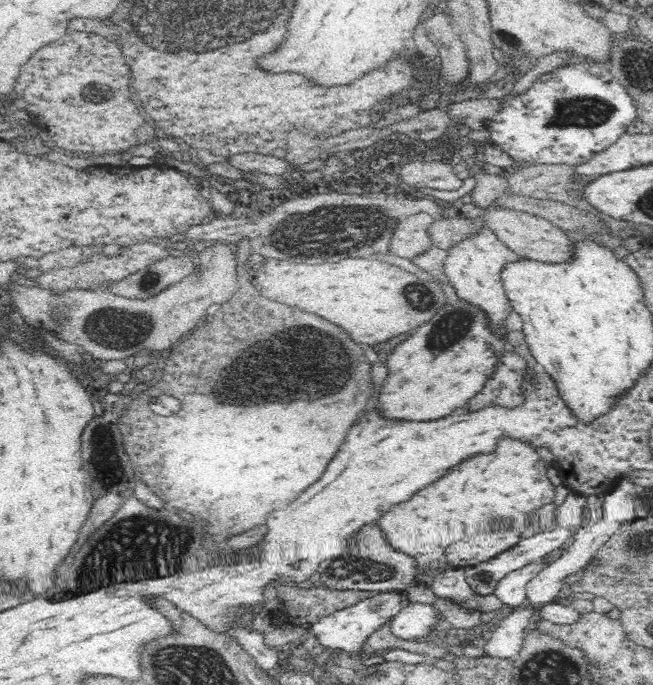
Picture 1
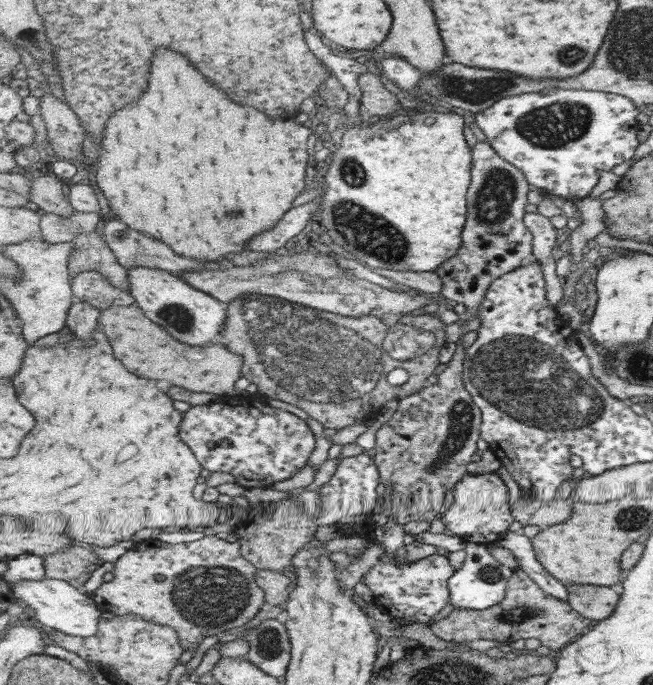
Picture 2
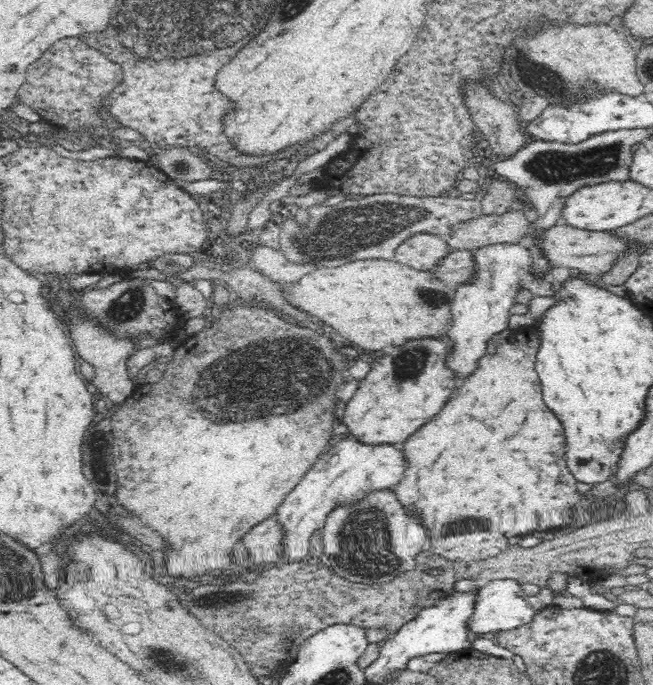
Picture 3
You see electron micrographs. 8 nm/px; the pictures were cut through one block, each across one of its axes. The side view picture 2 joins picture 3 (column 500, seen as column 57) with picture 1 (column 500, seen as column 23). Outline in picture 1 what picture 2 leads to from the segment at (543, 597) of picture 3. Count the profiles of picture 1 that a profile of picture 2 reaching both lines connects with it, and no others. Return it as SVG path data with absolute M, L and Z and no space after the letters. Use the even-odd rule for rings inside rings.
M541 557L522 568L518 568L506 574L502 580L498 581L495 591L497 598L508 607L517 608L526 604L527 600L527 584L534 578L538 572L544 568Z

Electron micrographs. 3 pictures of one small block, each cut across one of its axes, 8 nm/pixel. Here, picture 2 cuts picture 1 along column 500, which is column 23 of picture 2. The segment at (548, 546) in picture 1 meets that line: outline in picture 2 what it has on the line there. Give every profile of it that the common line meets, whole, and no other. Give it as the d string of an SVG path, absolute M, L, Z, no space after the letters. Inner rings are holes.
M33 553L19 555L2 566L2 573L11 584L20 580L43 580L46 577L44 558Z

